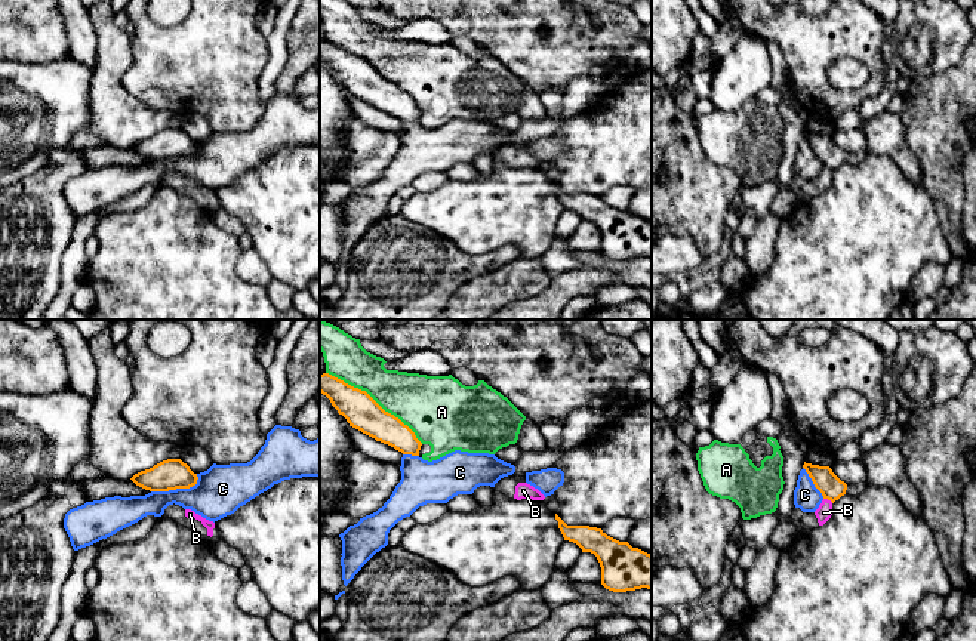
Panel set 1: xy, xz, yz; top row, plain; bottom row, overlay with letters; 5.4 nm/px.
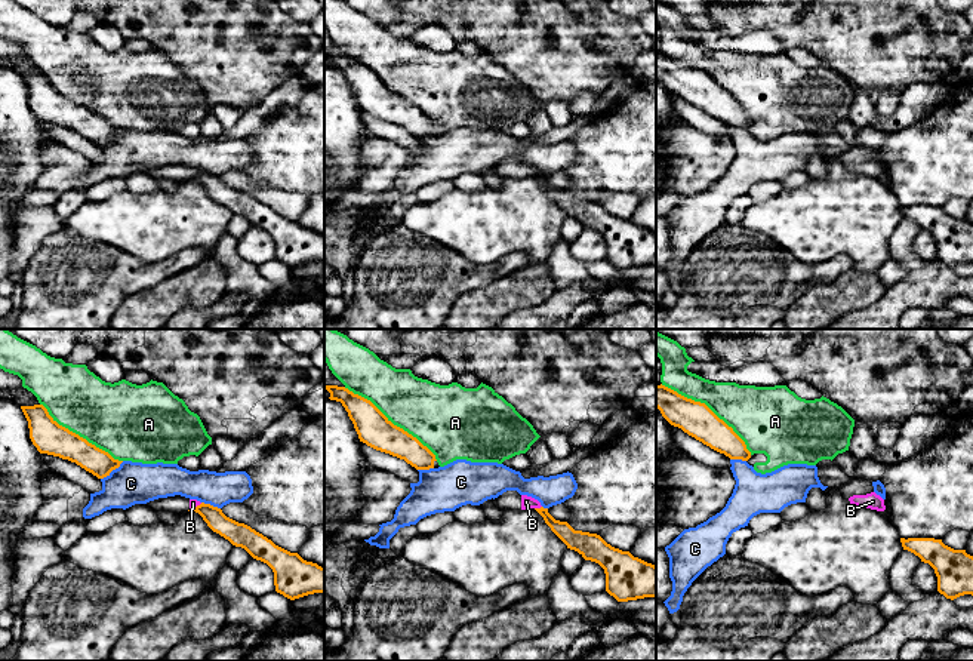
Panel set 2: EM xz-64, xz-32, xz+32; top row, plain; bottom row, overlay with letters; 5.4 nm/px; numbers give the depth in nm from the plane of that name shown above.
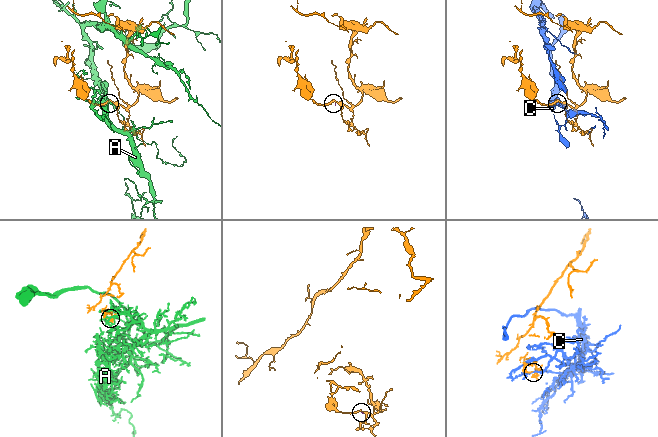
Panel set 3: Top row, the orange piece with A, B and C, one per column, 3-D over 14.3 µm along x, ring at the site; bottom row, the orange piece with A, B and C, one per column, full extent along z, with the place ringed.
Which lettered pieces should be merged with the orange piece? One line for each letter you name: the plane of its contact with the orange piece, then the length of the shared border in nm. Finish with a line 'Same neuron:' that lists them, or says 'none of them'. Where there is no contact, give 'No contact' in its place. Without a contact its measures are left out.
Same neuron: none of them

